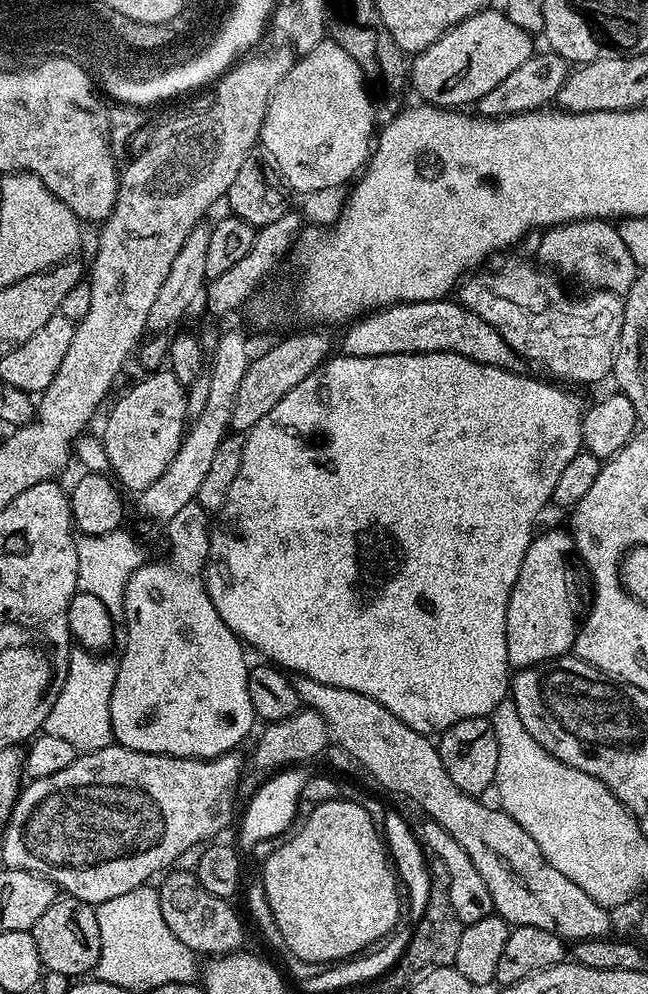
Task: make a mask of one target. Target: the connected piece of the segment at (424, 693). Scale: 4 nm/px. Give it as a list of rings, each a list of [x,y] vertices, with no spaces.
[[[427,352],[426,354],[390,354],[389,356],[375,356],[374,358],[354,358],[343,354],[333,355],[324,361],[314,374],[307,376],[262,422],[254,425],[246,433],[244,441],[244,453],[242,454],[242,466],[238,470],[238,478],[234,478],[234,486],[230,486],[230,494],[226,498],[223,508],[218,513],[220,519],[220,536],[214,544],[214,556],[220,559],[220,564],[228,572],[209,571],[206,576],[206,587],[210,598],[214,602],[214,610],[230,626],[230,630],[249,649],[257,648],[265,661],[287,670],[289,673],[314,678],[314,682],[326,686],[338,686],[346,690],[354,690],[358,694],[366,694],[374,698],[394,718],[406,722],[410,730],[418,730],[422,735],[429,738],[445,732],[454,722],[462,722],[462,718],[478,718],[479,716],[491,717],[493,710],[505,700],[510,692],[510,665],[506,654],[506,610],[510,602],[510,594],[514,590],[514,582],[518,582],[518,570],[522,570],[522,558],[526,558],[526,550],[530,546],[532,537],[537,531],[536,519],[544,507],[549,507],[554,485],[558,483],[558,477],[574,454],[582,450],[580,439],[582,438],[582,404],[575,400],[568,392],[547,384],[544,380],[535,380],[532,376],[524,376],[523,371],[508,372],[504,368],[495,368],[474,362],[470,358],[462,358],[462,354],[450,354],[449,352]]]

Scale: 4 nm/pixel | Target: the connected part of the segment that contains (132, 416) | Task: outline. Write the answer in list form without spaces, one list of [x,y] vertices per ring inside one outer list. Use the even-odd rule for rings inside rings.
[[[161,370],[143,378],[145,380],[138,381],[113,406],[102,431],[111,475],[133,494],[154,486],[154,482],[166,474],[166,468],[170,462],[174,462],[174,454],[178,454],[190,420],[187,416],[188,394],[185,385],[174,378],[171,370]]]

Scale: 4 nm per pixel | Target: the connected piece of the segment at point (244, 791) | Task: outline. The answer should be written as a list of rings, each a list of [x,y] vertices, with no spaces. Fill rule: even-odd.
[[[311,710],[295,712],[285,720],[273,720],[263,725],[264,733],[255,737],[256,745],[252,748],[252,757],[246,760],[240,778],[239,795],[244,798],[252,796],[257,788],[277,770],[285,766],[300,766],[312,760],[327,744],[330,744],[328,724],[321,716]]]

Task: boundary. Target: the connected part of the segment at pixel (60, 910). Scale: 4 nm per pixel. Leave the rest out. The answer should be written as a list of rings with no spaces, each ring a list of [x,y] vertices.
[[[67,894],[61,895],[52,903],[50,910],[46,910],[46,914],[34,922],[31,934],[38,946],[40,963],[47,971],[66,974],[70,978],[84,978],[95,973],[100,939],[93,905]]]

